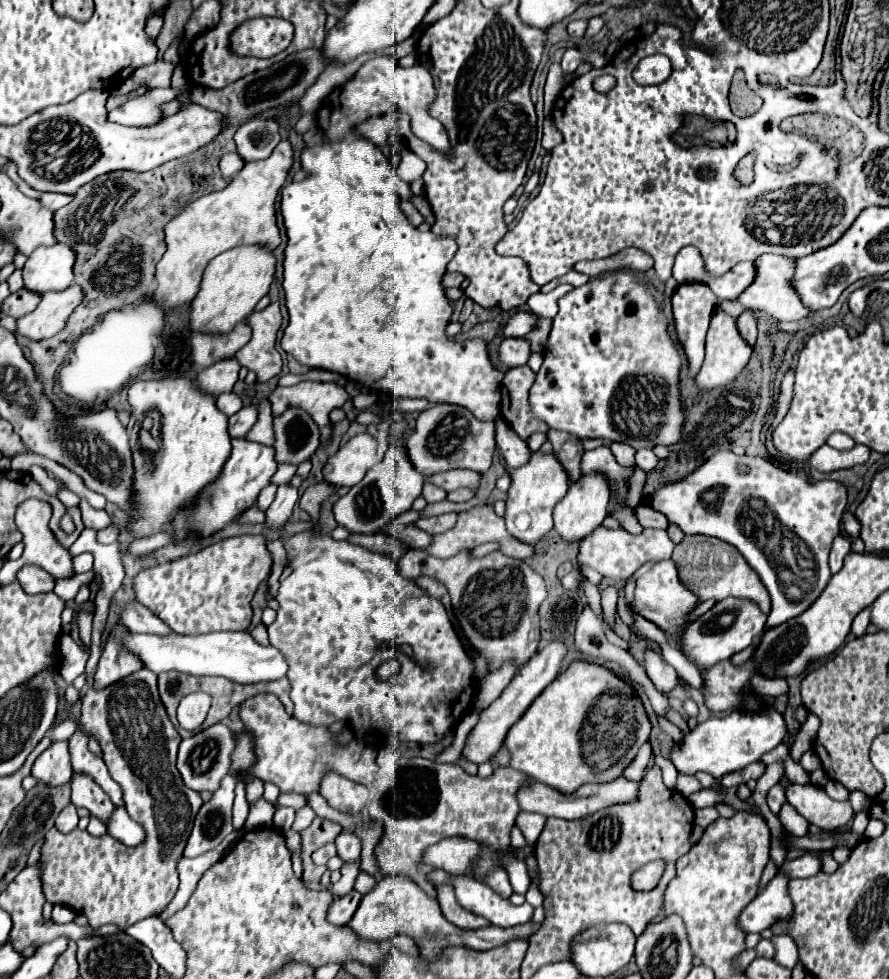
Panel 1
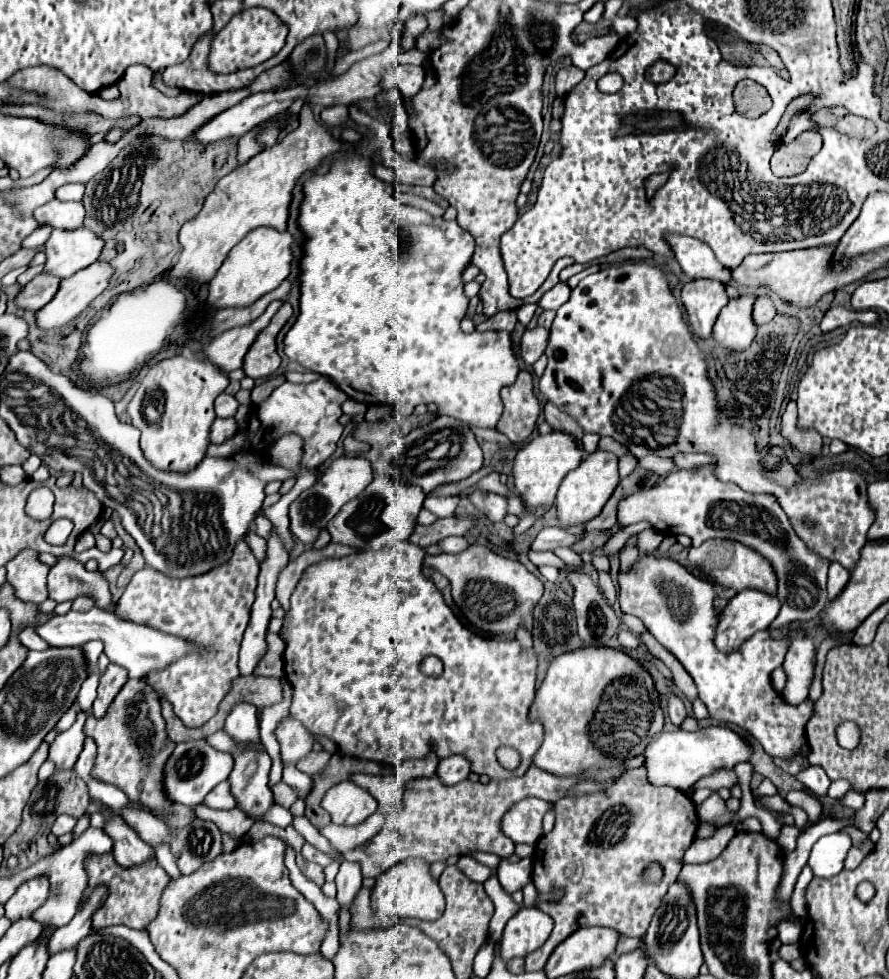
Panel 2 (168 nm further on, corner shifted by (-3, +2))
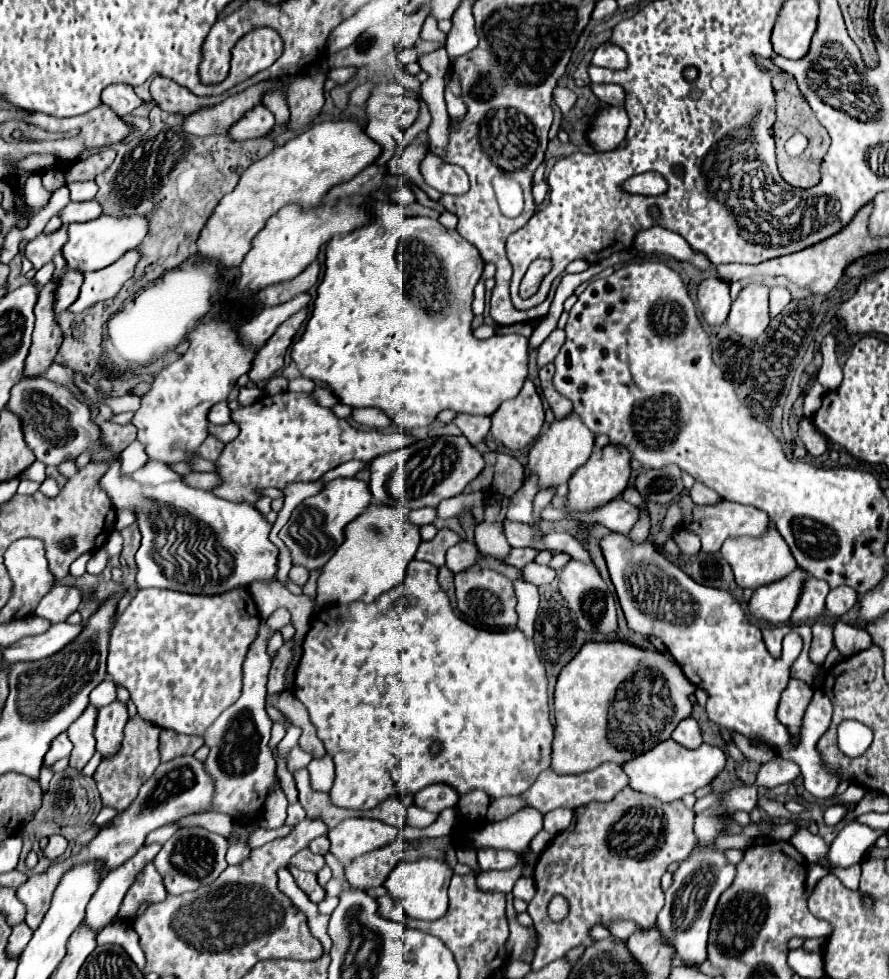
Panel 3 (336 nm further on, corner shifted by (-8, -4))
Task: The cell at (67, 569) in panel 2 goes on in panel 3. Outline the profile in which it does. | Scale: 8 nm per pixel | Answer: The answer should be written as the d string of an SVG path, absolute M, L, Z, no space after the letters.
M54 587L40 601L36 615L50 621L50 625L66 621L70 613L80 605L80 591L76 587Z

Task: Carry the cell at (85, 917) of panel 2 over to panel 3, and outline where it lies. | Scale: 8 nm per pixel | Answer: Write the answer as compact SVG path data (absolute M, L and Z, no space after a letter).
M160 843L142 845L132 859L128 859L120 867L112 869L104 877L104 881L100 883L98 891L92 895L88 909L86 909L84 923L88 927L102 929L116 919L120 903L122 903L126 891L130 889L130 885L136 881L138 871L142 871L142 867L148 865L148 861L152 861L160 849L162 849Z

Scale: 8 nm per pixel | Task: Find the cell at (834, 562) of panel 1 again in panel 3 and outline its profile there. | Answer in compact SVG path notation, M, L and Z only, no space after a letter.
M838 587L838 589L832 589L832 591L828 593L826 609L828 609L832 615L840 617L840 615L844 615L846 611L850 611L856 601L858 601L858 593L856 593L854 589L850 589L850 587Z

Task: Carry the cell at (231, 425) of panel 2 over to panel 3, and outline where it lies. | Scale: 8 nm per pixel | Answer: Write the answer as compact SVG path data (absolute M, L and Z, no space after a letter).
M210 435L210 437L204 439L204 443L198 447L198 455L204 457L204 459L208 459L208 461L216 461L218 455L222 453L222 447L224 447L224 443Z

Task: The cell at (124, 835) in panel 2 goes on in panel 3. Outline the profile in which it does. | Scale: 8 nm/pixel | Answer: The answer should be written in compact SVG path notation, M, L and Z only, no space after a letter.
M148 863L136 877L136 883L130 887L130 891L124 897L124 903L118 911L118 919L122 921L130 921L136 917L138 909L148 903L160 903L166 899L166 889L162 885L162 877L158 875L158 871L152 867L152 863Z

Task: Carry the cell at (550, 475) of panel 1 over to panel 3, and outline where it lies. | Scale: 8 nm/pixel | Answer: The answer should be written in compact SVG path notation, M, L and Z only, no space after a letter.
M576 413L568 415L568 419L556 419L544 435L540 435L534 445L530 447L528 459L530 459L530 471L538 475L542 487L552 487L566 483L570 475L588 461L590 453L594 449L594 435L584 427L580 417Z

